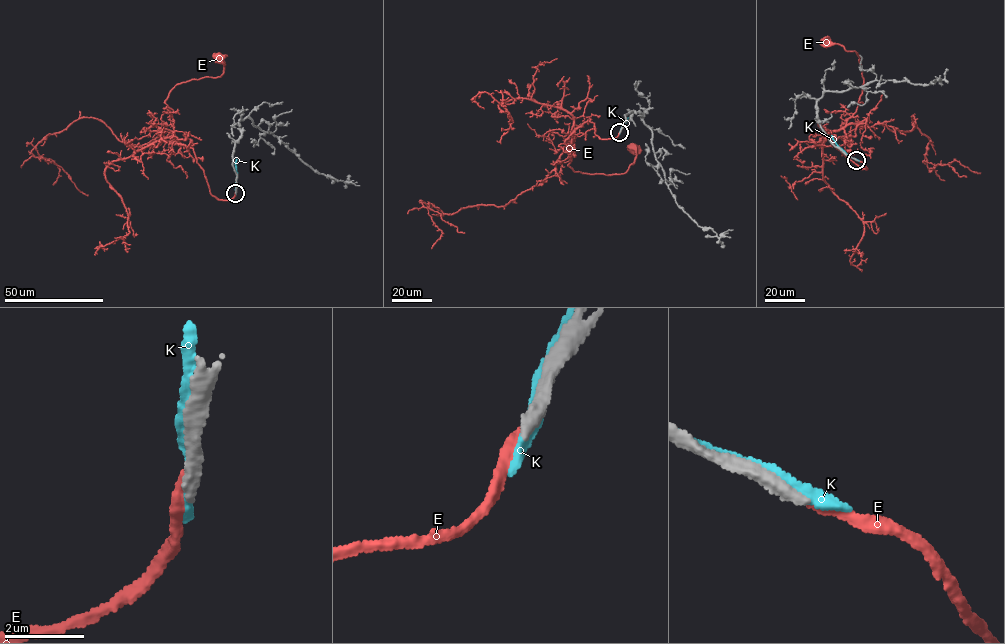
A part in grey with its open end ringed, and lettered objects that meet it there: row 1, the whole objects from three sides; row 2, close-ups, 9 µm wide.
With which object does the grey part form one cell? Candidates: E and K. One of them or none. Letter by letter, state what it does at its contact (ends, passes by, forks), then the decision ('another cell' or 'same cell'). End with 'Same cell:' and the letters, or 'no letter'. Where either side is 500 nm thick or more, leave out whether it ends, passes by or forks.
E: it ends | another cell
K: it passes by | another cell
Same cell: no letter

